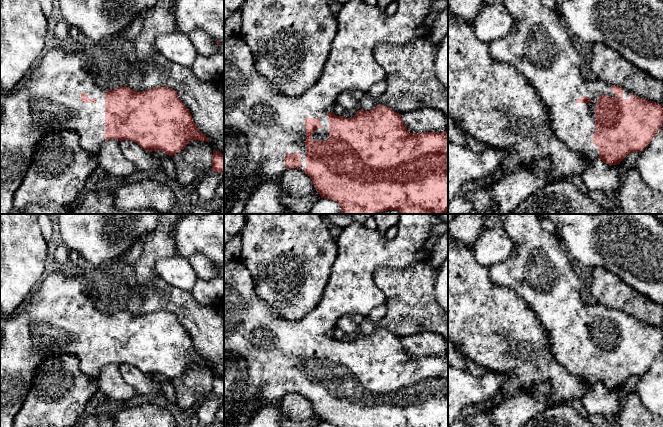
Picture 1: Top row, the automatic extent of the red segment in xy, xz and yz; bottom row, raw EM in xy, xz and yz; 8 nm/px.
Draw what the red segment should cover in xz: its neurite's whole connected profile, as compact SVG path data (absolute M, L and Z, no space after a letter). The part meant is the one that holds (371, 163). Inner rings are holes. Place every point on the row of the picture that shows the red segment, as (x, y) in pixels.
M349 0L342 4L339 13L336 15L338 23L338 31L333 39L331 50L329 52L327 62L324 65L322 74L318 81L299 96L290 96L279 93L273 88L271 82L255 70L254 58L249 46L238 36L231 36L224 39L224 143L230 136L242 135L244 140L243 157L238 170L231 180L224 182L224 191L226 194L234 198L247 184L253 183L253 188L249 192L251 195L260 185L268 181L281 180L282 175L287 169L301 169L307 174L321 198L332 199L341 207L341 214L380 214L383 211L397 210L402 214L444 214L448 211L448 131L437 132L421 132L410 133L404 124L401 114L393 111L387 106L378 105L370 111L358 110L354 117L346 118L337 116L332 112L333 106L336 104L338 95L348 89L368 89L372 85L385 81L386 72L376 62L373 50L377 43L388 42L394 44L406 44L416 37L428 36L433 23L438 14L443 10L448 10L448 0L397 0L397 11L393 15L387 15L377 6L368 6L364 0Z

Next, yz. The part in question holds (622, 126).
M501 0L501 2L505 5L505 7L510 12L513 18L513 25L508 35L501 39L497 39L489 44L489 55L490 57L498 62L503 62L511 65L526 77L528 82L532 85L532 87L536 90L539 97L545 103L548 110L548 117L551 123L551 128L553 132L556 134L557 138L566 144L566 146L573 150L584 155L589 161L594 159L601 159L608 165L616 165L620 164L620 162L630 153L632 152L641 152L643 151L649 143L652 141L655 134L660 129L663 123L663 107L661 104L656 102L651 102L636 96L635 94L629 92L628 90L615 86L609 85L601 80L586 80L583 78L581 74L581 58L576 50L576 48L572 45L566 29L561 24L561 19L554 12L554 10L544 6L541 0Z

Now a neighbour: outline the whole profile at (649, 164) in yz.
M663 123L649 145L640 152L633 169L647 186L663 195Z

